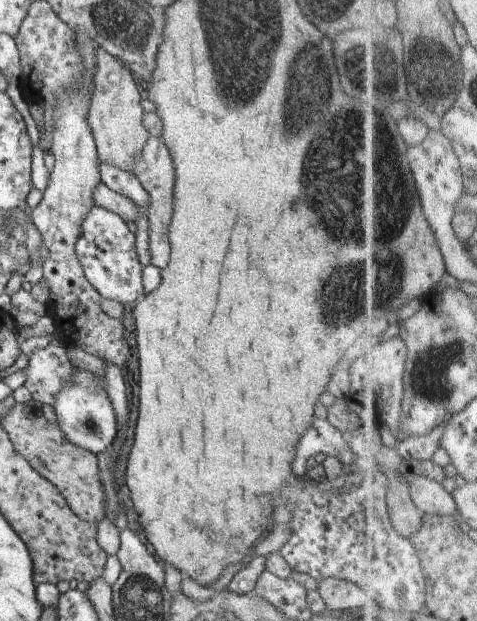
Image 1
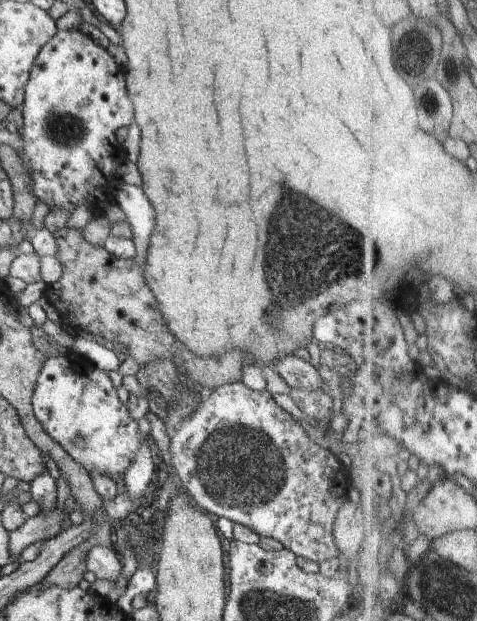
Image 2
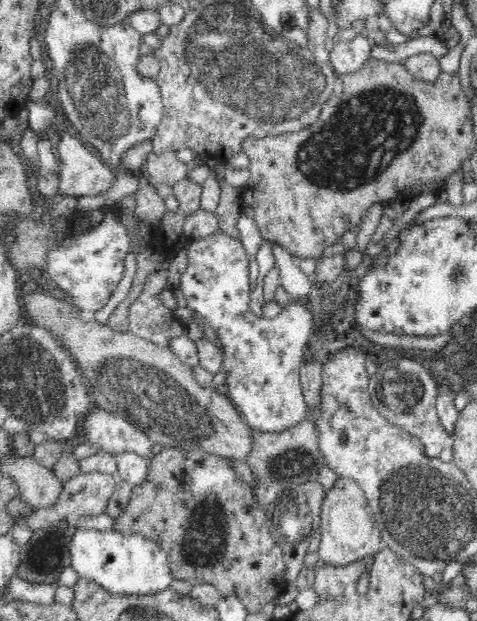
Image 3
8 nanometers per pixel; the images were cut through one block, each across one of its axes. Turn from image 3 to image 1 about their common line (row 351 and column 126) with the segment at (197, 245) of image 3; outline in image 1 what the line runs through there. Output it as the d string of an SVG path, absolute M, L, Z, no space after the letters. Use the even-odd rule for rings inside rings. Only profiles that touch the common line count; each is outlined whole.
M94 206L83 219L75 252L85 278L104 299L120 302L123 306L133 306L142 296L146 296L143 266L136 253L135 234L130 232L128 224L118 214Z

